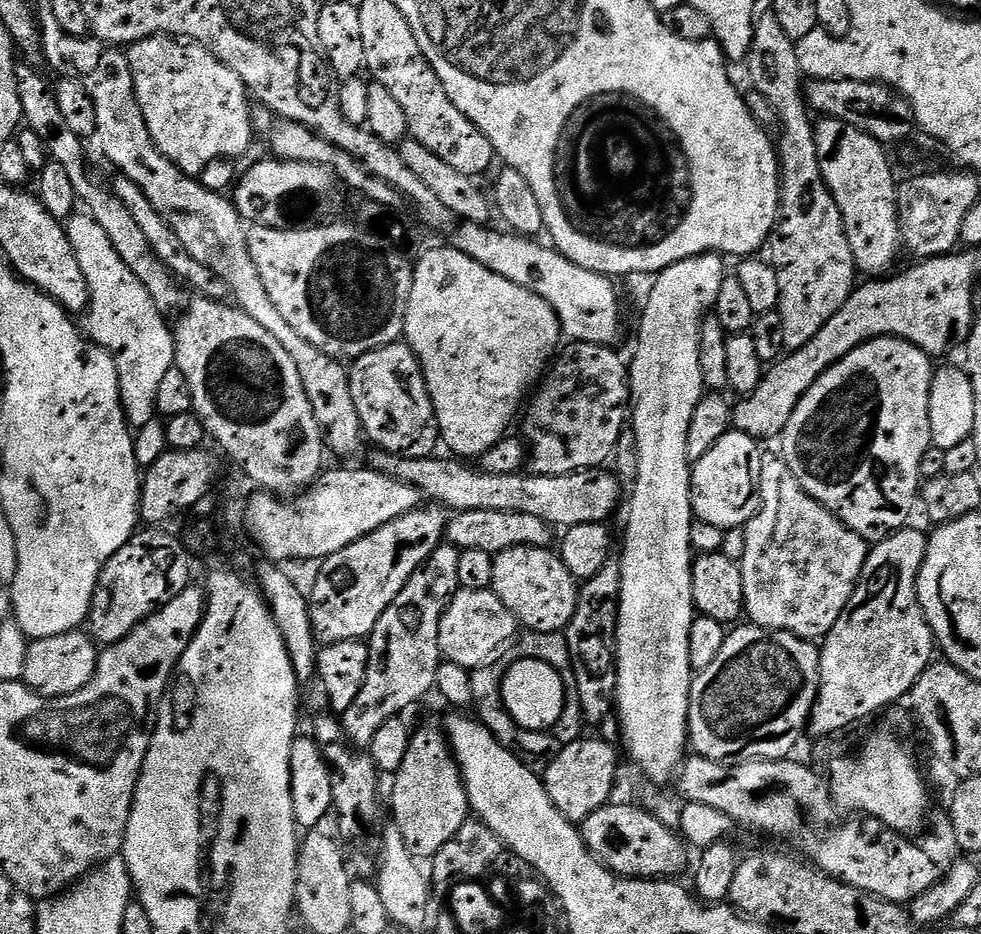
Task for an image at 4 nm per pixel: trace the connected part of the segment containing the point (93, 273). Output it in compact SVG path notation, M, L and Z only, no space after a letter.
M80 210L66 221L66 229L74 255L86 278L89 287L89 304L86 311L88 318L87 331L93 332L95 343L101 348L108 349L108 353L116 359L116 369L120 379L120 402L124 405L124 419L133 429L139 429L158 416L156 403L158 402L158 388L166 372L174 367L176 362L176 338L170 324L167 324L165 313L154 306L154 298L146 294L146 286L134 278L134 274L118 258L118 250L110 246L110 238L106 238L106 230L98 226L98 222L87 211Z

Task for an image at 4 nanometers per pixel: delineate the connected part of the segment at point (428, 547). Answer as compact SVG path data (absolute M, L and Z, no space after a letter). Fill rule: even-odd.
M428 502L414 509L410 514L402 514L402 518L394 518L394 522L386 522L378 530L366 534L358 542L338 550L338 554L328 557L319 565L320 573L310 588L310 618L314 626L314 634L321 645L347 640L364 640L371 636L374 626L378 626L378 618L386 614L386 606L402 594L406 582L434 554L444 540L444 531L448 528L450 516L440 504Z

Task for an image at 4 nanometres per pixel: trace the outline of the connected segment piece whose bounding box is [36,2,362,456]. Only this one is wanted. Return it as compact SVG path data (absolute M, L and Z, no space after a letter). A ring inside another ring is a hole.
M50 2L38 4L36 9L43 59L61 68L64 71L61 73L67 79L78 81L86 94L90 94L96 111L94 140L100 143L105 158L117 168L115 171L119 175L134 182L146 194L151 205L173 228L190 255L225 282L231 299L240 311L254 318L262 330L270 330L270 334L282 342L302 374L306 396L314 406L314 418L318 418L320 433L324 435L325 449L340 456L354 455L360 448L362 429L354 398L350 394L349 369L333 356L322 354L322 350L310 346L310 342L306 342L306 338L297 334L290 322L282 318L278 306L270 302L270 294L266 294L266 286L262 286L262 278L258 278L258 266L254 266L254 258L250 258L248 228L233 201L227 195L206 190L197 177L185 174L178 165L170 162L170 158L160 153L158 146L154 146L146 118L142 118L142 106L138 106L130 62L123 49L93 36L68 36L59 25Z

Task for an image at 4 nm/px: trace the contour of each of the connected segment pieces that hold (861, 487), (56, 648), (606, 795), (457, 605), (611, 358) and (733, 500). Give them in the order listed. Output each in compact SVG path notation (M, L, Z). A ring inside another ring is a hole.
M880 336L876 340L867 340L862 346L858 346L846 358L842 358L830 370L826 370L806 390L806 394L798 402L794 414L790 414L790 422L784 428L782 441L784 449L782 455L784 460L794 470L794 478L802 482L804 492L810 494L823 508L829 508L839 520L850 530L854 530L858 535L869 542L881 541L894 532L899 531L909 523L912 516L912 507L918 504L918 497L921 495L922 477L920 475L922 458L928 448L932 447L932 435L930 434L930 390L932 389L932 378L934 375L933 357L927 352L923 352L918 346L910 342L898 339L897 336Z
M77 630L66 634L54 634L50 638L32 640L26 650L25 670L22 683L34 694L47 700L82 690L94 678L98 659L98 644L87 631Z
M581 738L570 745L561 747L558 758L550 762L548 769L542 773L544 788L550 794L550 802L567 820L573 822L583 822L594 810L598 810L602 805L609 803L613 799L612 787L616 784L616 752L611 743L601 739L587 740Z
M459 589L440 620L440 650L447 661L471 670L492 660L517 632L516 617L491 589Z
M579 342L567 346L568 349L565 347L555 357L550 371L535 389L531 397L532 405L531 400L527 405L528 413L527 408L523 413L522 436L526 441L526 464L534 476L561 476L607 465L607 460L609 463L613 459L616 443L626 430L626 421L630 416L630 368L626 360L615 352L615 347Z
M729 430L718 438L710 450L692 464L692 515L697 521L712 528L743 529L750 523L760 508L760 479L762 478L762 458L765 453L761 445L745 432Z

